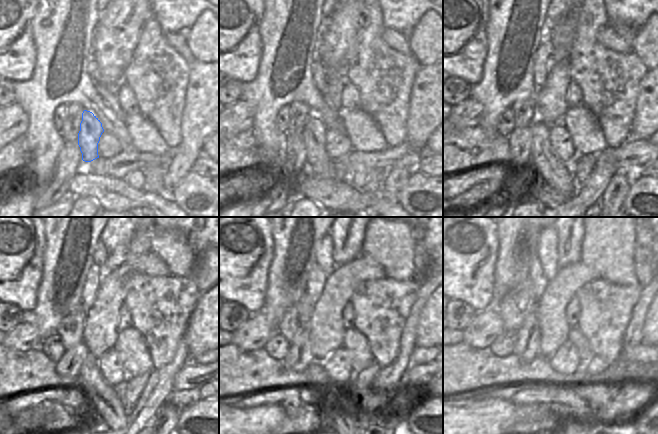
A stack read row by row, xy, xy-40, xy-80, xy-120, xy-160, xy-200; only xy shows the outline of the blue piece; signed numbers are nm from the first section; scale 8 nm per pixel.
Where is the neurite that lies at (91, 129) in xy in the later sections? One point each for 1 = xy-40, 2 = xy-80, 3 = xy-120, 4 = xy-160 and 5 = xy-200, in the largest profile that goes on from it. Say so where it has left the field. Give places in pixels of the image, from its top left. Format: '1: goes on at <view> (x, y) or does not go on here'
1: goes on at xy-40 (318, 162)
2: goes on at xy-80 (552, 171)
3: goes on at xy-120 (107, 399)
4: goes on at xy-160 (334, 410)
5: goes on at xy-200 (561, 420)

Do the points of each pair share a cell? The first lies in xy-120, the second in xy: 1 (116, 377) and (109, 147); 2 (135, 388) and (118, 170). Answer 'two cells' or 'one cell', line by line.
1: one cell
2: two cells

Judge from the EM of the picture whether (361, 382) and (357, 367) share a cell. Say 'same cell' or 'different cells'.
different cells

